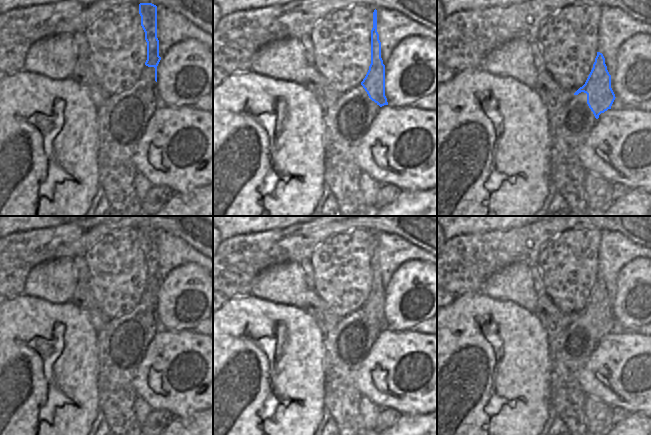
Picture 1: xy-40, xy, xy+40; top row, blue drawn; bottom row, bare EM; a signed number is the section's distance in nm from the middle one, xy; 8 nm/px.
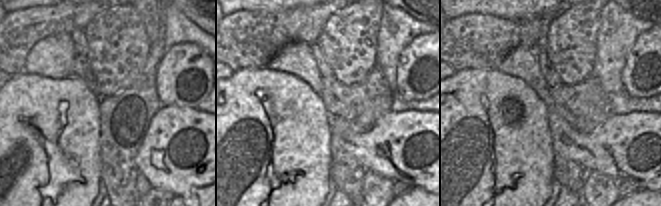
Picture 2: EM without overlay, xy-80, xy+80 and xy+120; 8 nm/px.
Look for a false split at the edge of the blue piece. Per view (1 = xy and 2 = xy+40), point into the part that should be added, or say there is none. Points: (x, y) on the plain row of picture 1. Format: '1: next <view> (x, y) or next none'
1: next none
2: next none

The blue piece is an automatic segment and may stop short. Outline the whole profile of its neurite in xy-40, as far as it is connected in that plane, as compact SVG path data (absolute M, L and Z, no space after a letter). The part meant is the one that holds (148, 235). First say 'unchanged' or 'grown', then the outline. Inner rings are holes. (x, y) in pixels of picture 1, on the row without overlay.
unchanged; M140 227L139 238L147 266L145 289L155 292L155 305L157 306L157 290L161 284L159 280L159 264L157 262L157 230L152 227Z

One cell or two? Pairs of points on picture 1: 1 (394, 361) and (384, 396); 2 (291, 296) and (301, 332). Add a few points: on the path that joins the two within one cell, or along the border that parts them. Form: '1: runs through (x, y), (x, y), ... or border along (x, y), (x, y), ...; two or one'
1: runs through (393, 370), (393, 374), (386, 387); one
2: border along (271, 301), (291, 304), (304, 309); two

